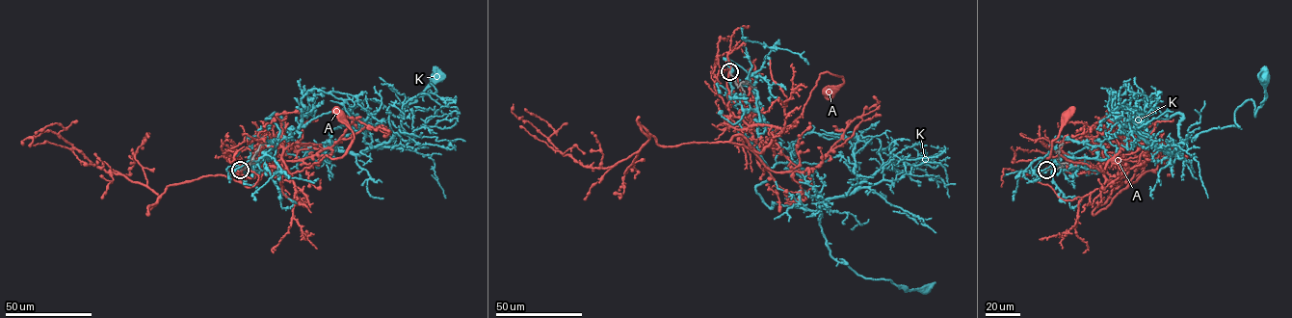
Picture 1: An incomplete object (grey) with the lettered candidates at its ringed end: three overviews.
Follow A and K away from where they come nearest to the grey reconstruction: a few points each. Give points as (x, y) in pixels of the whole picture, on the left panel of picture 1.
A: (240, 170), (240, 174), (244, 166), (276, 167), (294, 173), (326, 155), (341, 157), (354, 135), (340, 113)
K: (240, 170), (270, 159), (271, 114), (326, 145), (362, 102), (398, 116), (434, 76)

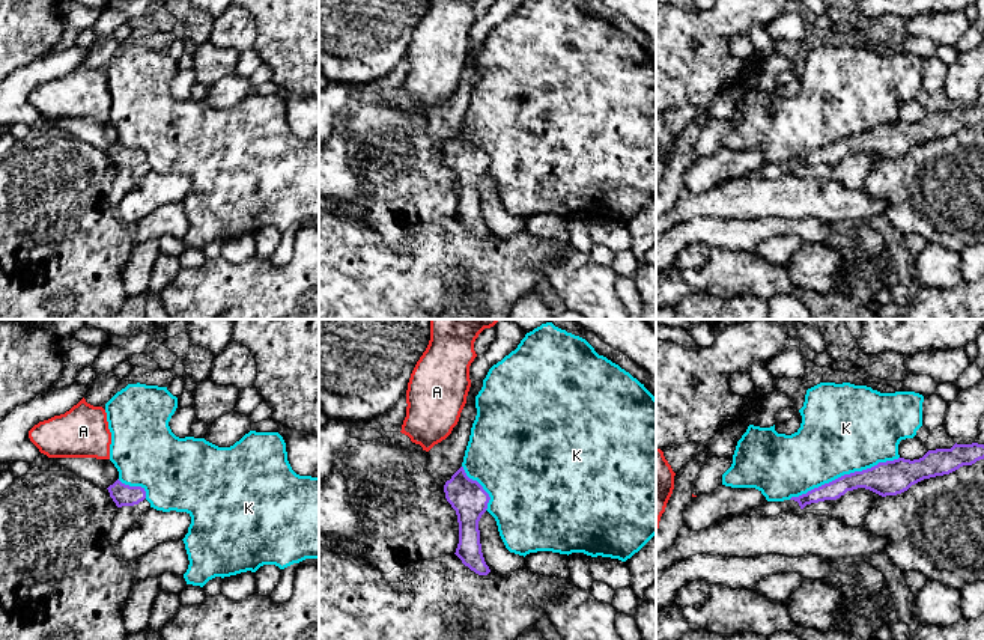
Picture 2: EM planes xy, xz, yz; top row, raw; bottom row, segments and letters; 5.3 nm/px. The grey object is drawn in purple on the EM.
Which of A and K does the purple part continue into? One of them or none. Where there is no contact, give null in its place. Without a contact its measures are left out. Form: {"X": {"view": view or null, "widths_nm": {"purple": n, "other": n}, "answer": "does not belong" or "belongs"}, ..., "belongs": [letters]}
{"A": {"view": null, "answer": "does not belong"}, "K": {"view": "yz", "widths_nm": {"purple": 190, "other": 480}, "answer": "does not belong"}, "belongs": []}

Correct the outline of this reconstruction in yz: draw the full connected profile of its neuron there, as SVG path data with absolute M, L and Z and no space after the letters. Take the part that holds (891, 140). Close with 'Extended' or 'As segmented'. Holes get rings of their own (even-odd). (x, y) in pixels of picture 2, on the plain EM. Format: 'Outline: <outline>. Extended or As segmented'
Outline: M954 107L951 111L928 113L919 122L898 120L894 123L879 125L877 128L844 137L829 146L808 154L799 160L784 164L764 164L755 172L761 179L776 179L787 173L803 172L806 167L825 163L837 163L847 154L858 151L870 152L882 160L897 158L907 154L912 148L949 137L963 128L972 128L984 122L984 107Z. Extended

